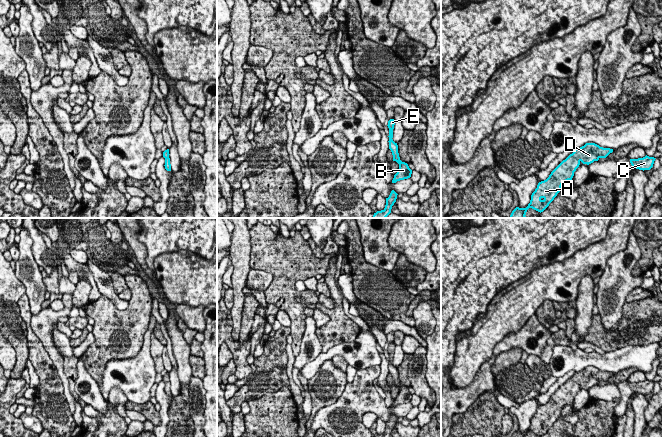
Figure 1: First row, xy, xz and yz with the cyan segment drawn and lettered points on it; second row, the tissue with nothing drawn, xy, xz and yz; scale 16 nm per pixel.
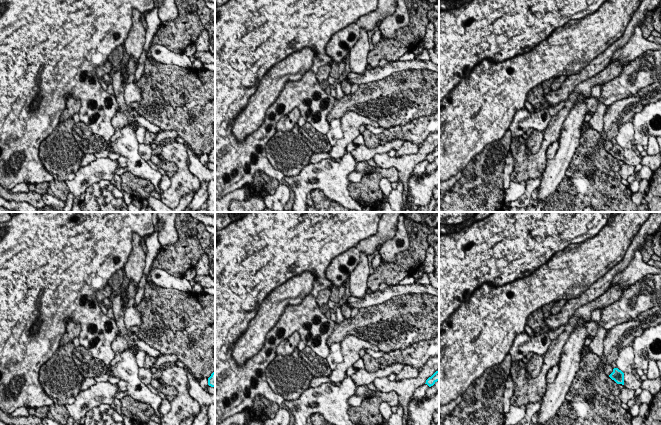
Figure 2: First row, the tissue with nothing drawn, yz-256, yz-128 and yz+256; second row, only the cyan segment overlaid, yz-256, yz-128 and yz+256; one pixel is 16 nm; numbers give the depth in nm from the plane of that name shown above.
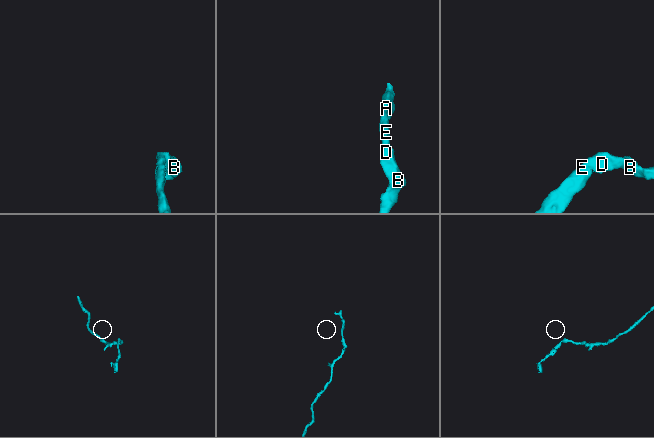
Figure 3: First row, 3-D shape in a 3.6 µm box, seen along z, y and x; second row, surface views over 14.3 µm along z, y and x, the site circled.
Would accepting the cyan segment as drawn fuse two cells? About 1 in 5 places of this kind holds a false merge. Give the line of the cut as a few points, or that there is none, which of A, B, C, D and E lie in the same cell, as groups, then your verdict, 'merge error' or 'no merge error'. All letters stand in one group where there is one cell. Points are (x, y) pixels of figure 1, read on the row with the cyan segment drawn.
cut none; groups A B C D E; no merge error

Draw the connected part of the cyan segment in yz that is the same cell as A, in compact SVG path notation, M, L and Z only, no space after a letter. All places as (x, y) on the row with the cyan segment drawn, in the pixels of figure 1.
M586 143L584 146L576 148L551 172L546 180L538 183L528 206L526 208L516 207L510 218L525 218L529 208L543 212L560 192L562 184L572 180L574 172L581 162L589 165L600 158L606 158L612 152L613 149L603 148L595 143Z

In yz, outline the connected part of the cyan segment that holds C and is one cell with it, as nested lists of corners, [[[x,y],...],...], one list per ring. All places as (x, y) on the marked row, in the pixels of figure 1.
[[[645,156],[643,158],[638,159],[630,159],[630,163],[633,166],[633,168],[639,169],[639,170],[650,170],[653,167],[654,161],[656,158]]]

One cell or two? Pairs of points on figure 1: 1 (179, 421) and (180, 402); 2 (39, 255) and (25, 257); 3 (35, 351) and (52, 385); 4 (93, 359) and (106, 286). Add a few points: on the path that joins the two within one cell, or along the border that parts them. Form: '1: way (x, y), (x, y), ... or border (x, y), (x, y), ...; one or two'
1: way (179, 416), (179, 407); one
2: border (28, 233), (32, 240), (32, 256), (39, 266); two
3: way (40, 359), (48, 377); one
4: border (101, 294), (105, 295), (118, 309), (123, 309); two

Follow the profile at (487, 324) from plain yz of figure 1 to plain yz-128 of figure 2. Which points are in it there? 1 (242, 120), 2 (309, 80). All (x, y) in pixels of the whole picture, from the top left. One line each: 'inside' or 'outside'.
1: inside
2: outside

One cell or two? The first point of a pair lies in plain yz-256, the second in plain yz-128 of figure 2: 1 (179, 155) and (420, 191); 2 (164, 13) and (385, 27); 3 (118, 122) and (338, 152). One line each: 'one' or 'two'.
1: two
2: one
3: one

